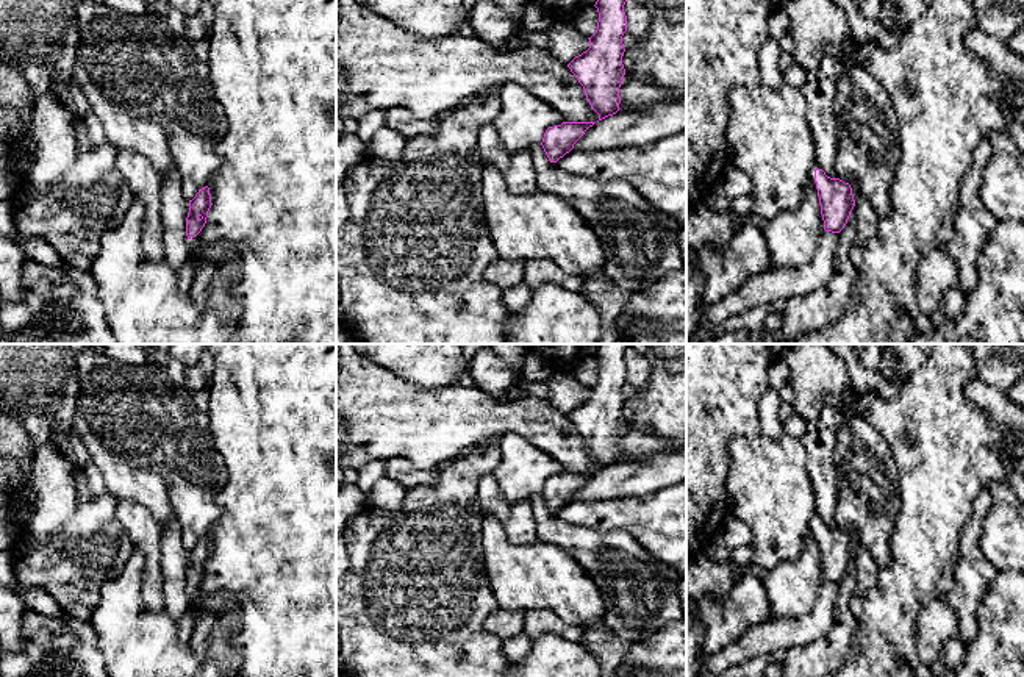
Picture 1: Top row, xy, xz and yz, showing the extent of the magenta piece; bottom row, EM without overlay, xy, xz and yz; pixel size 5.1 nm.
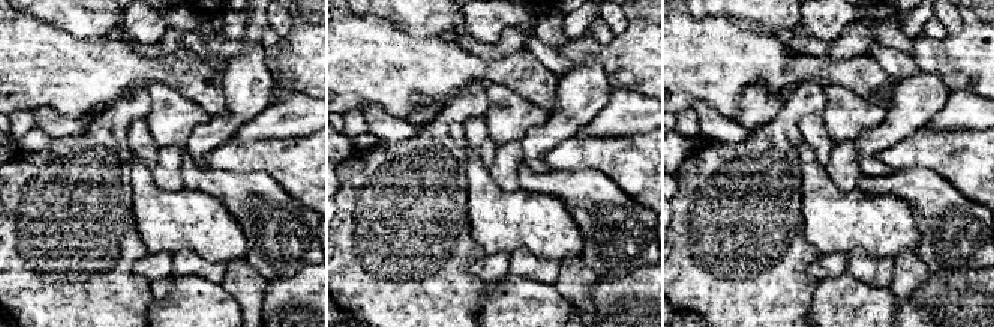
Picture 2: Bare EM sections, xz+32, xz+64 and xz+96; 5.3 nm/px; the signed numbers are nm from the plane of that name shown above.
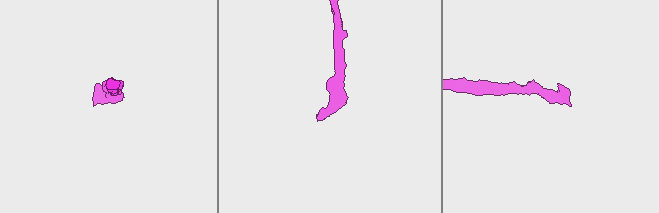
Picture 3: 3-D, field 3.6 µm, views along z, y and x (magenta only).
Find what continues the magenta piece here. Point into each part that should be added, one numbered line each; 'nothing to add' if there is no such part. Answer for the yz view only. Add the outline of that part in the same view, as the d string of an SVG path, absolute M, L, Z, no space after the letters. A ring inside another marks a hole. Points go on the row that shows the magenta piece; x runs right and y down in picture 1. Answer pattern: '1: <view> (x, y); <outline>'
1: yz (866, 218); M860 195L855 200L855 219L857 219L857 236L854 242L855 245L861 247L865 242L875 238L880 217L871 208L868 200L863 195Z

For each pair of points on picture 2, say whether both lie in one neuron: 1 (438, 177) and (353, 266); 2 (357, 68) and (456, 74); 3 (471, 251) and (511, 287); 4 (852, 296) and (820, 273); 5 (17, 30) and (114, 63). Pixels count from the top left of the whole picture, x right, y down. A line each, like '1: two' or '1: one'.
1: one
2: one
3: two
4: two
5: one

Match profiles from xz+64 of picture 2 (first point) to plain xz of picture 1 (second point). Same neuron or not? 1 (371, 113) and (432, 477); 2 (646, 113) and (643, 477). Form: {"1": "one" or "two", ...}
{"1": "one", "2": "one"}

